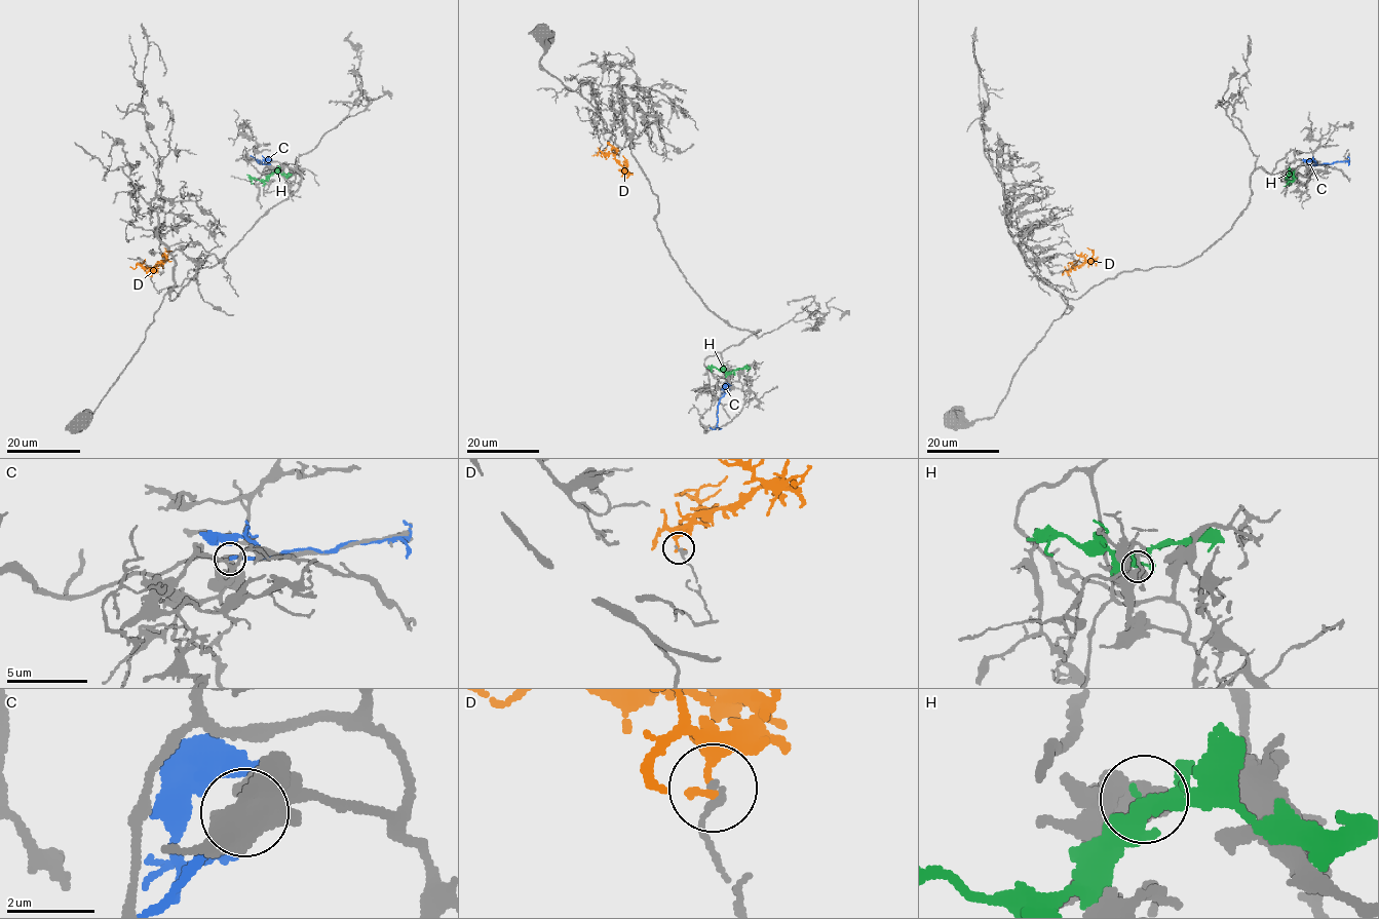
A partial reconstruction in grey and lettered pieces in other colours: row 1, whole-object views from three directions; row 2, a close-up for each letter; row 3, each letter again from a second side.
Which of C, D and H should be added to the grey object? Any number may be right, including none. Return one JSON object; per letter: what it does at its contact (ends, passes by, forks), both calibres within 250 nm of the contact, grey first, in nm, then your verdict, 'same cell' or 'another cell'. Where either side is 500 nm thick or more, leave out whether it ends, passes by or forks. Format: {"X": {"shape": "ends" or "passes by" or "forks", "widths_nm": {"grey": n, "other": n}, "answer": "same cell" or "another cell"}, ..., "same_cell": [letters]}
{"C": {"widths_nm": {"grey": 550, "other": 180}, "answer": "another cell"}, "D": {"shape": "ends", "widths_nm": {"grey": 220, "other": 280}, "answer": "another cell"}, "H": {"widths_nm": {"grey": 750, "other": 140}, "answer": "another cell"}, "same_cell": []}

